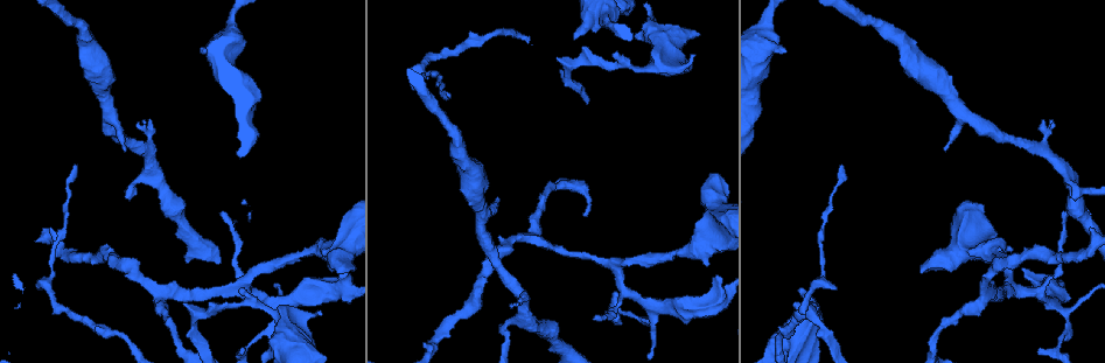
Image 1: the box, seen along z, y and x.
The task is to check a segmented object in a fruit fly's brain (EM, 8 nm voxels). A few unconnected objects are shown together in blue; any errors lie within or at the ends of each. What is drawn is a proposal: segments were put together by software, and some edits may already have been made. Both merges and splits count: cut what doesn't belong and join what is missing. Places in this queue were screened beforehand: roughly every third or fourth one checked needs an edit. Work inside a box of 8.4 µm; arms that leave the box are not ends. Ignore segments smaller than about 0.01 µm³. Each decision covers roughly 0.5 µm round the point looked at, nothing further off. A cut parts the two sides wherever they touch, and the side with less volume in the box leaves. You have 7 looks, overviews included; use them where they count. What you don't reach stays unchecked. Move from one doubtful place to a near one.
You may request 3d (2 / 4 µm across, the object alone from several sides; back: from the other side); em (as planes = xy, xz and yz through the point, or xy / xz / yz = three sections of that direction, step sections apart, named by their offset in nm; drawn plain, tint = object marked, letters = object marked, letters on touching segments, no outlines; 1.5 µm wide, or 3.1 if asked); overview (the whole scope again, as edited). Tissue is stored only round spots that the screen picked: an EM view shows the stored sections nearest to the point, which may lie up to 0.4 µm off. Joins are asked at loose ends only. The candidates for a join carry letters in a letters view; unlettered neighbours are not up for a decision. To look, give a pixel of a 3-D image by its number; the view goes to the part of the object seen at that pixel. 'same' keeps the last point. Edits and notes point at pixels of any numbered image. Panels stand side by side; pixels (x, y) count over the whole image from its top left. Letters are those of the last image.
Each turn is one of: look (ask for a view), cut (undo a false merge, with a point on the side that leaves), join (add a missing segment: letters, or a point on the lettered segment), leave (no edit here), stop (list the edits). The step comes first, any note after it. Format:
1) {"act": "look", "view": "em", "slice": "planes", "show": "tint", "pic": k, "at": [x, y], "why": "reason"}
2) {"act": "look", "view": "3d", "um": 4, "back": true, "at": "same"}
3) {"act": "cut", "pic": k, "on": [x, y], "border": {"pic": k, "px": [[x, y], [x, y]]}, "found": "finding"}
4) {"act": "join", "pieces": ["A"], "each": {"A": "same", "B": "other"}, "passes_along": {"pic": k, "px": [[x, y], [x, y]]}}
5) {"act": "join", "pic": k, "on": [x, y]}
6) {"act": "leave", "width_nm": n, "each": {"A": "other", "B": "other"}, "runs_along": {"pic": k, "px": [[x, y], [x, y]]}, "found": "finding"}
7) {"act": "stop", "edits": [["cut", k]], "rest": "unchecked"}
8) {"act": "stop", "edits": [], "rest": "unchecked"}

{"act": "look", "view": "3d", "um": 4, "pic": 1, "at": [497, 196]}

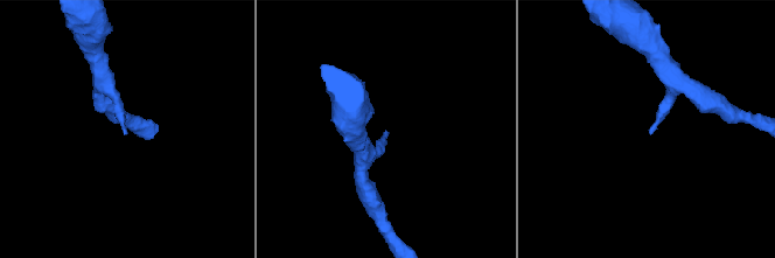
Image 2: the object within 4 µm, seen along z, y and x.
{"act": "look", "view": "em", "slice": "planes", "show": "letters", "pic": 2, "at": [126, 131]}

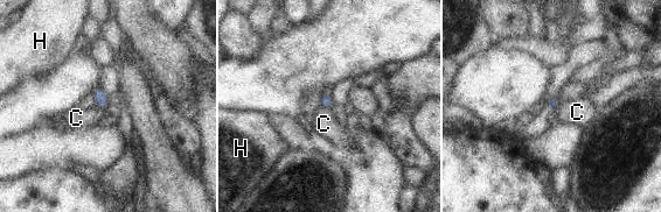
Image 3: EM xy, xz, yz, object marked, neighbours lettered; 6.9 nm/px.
{"act": "leave", "each": {"C": "other", "H": "other"}, "border": {"pic": 3, "px": [[320, 105], [331, 107]]}, "found": "none of them fits"}

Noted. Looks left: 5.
{"act": "look", "view": "3d", "um": 4, "back": true, "pic": 1, "at": [202, 50], "why": "free end"}

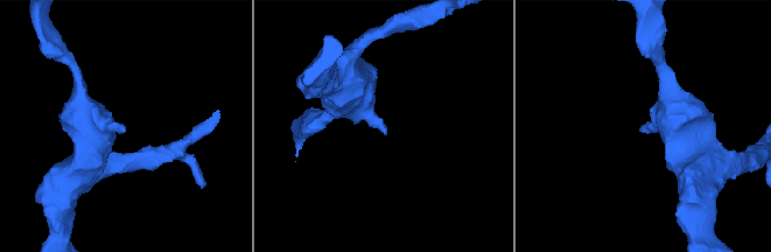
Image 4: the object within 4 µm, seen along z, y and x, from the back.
{"act": "look", "view": "em", "slice": "planes", "show": "letters", "pic": 4, "at": [123, 132], "why": "need the tissue"}

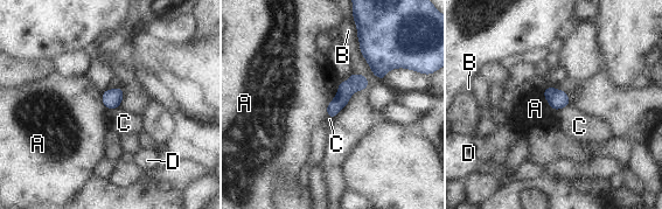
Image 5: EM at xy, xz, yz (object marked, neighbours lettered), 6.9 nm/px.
{"act": "leave", "longest_contact_nm": ["B", 400], "each": {"A": "other", "B": "other", "C": "other", "D": "other"}, "found": "no lettered segment goes on from it"}

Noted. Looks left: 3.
{"act": "look", "view": "em", "slice": "planes", "show": "letters", "pic": 1, "at": [1009, 282], "why": "three-way junction"}

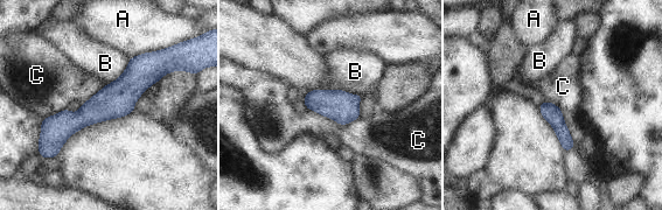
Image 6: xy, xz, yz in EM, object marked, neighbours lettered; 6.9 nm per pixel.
{"act": "leave", "longest_contact_nm": ["C", 380], "each": {"A": "other", "B": "other", "C": "other"}, "border": {"pic": 6, "px": [[306, 107], [340, 124], [359, 118]]}, "found": "all the same neuron"}

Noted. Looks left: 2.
{"act": "stop", "edits": [], "rest": "unchecked"}

